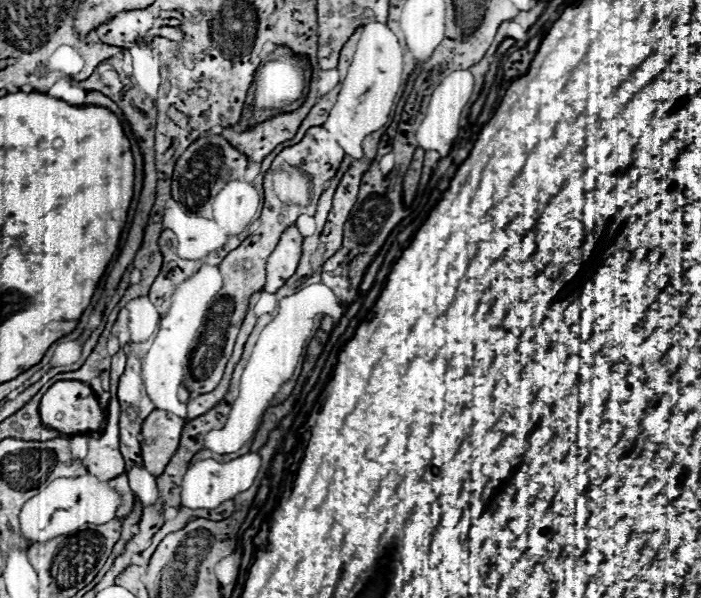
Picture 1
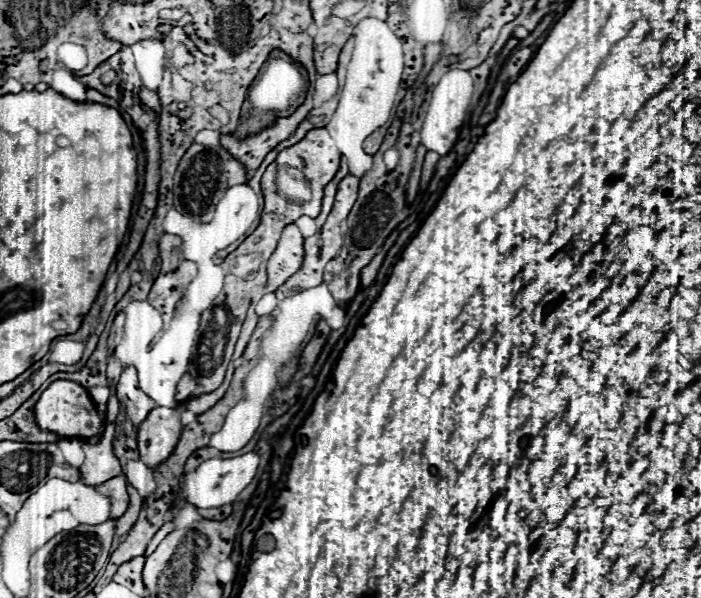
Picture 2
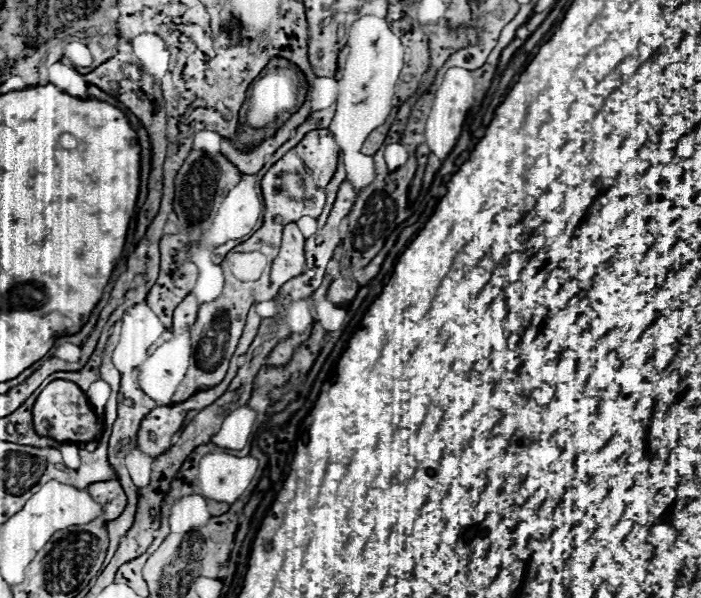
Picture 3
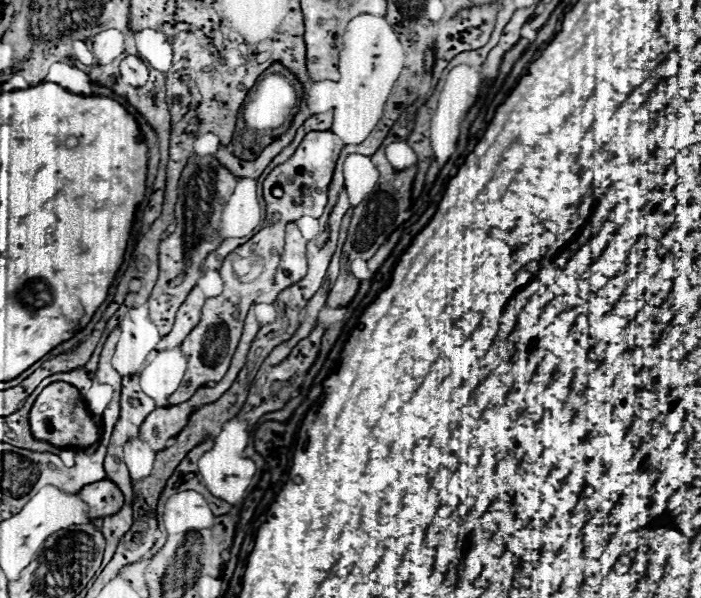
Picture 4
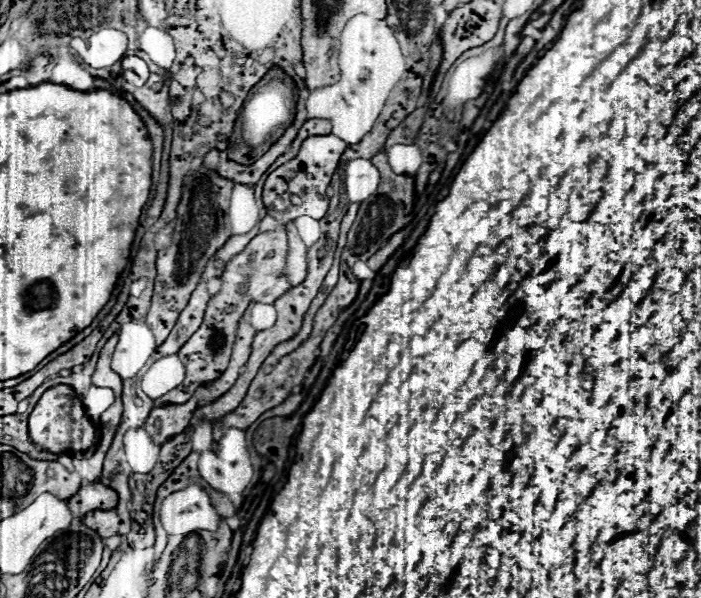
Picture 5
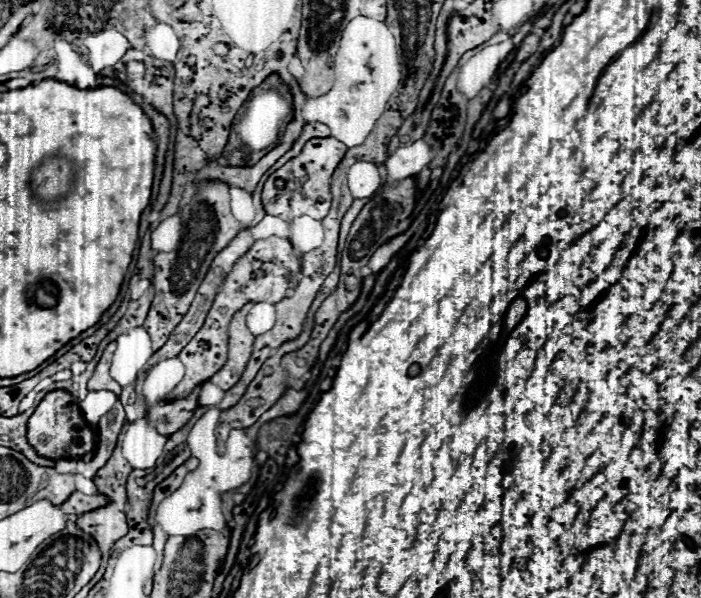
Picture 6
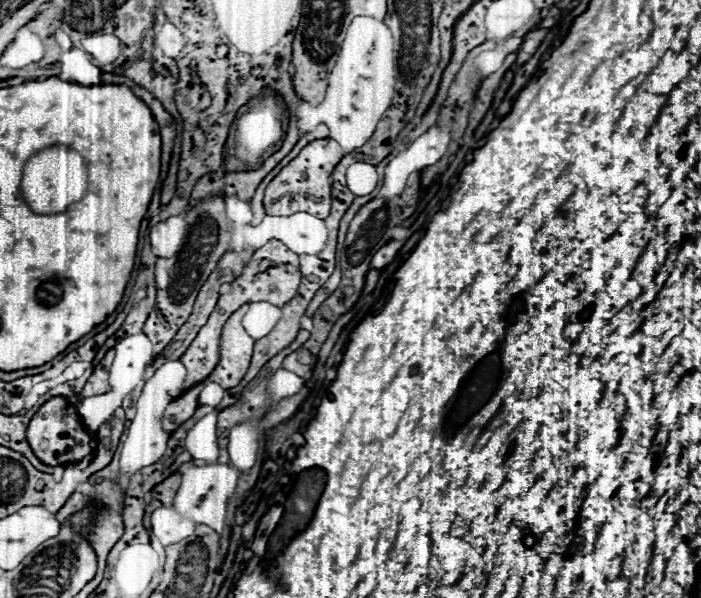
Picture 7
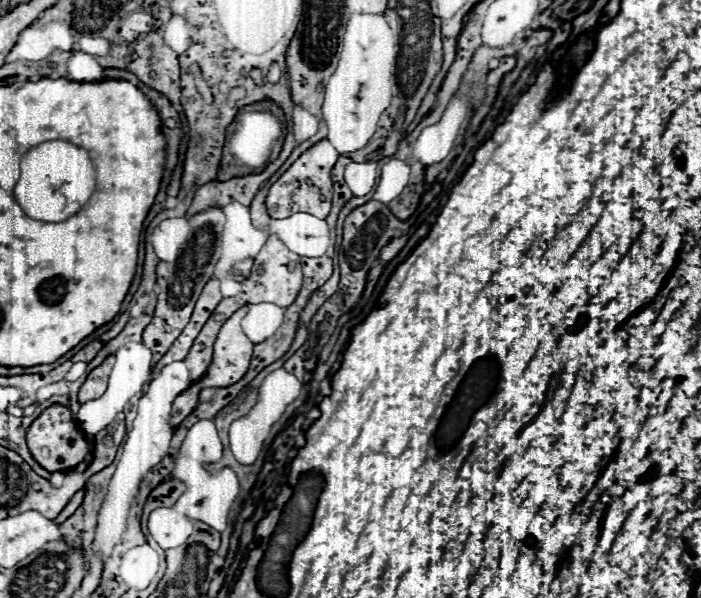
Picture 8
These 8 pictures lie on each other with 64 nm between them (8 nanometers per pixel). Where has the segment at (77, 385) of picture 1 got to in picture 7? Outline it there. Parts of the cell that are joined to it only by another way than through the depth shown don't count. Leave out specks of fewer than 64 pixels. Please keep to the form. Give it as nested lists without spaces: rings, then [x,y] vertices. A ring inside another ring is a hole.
[[[52,396],[50,400],[46,400],[40,410],[36,412],[36,416],[30,420],[28,424],[28,444],[34,450],[34,454],[50,464],[50,466],[58,466],[58,464],[68,464],[68,462],[78,462],[82,460],[86,454],[92,452],[90,448],[90,432],[84,426],[82,418],[78,416],[76,406],[70,402],[70,398],[64,396]]]

